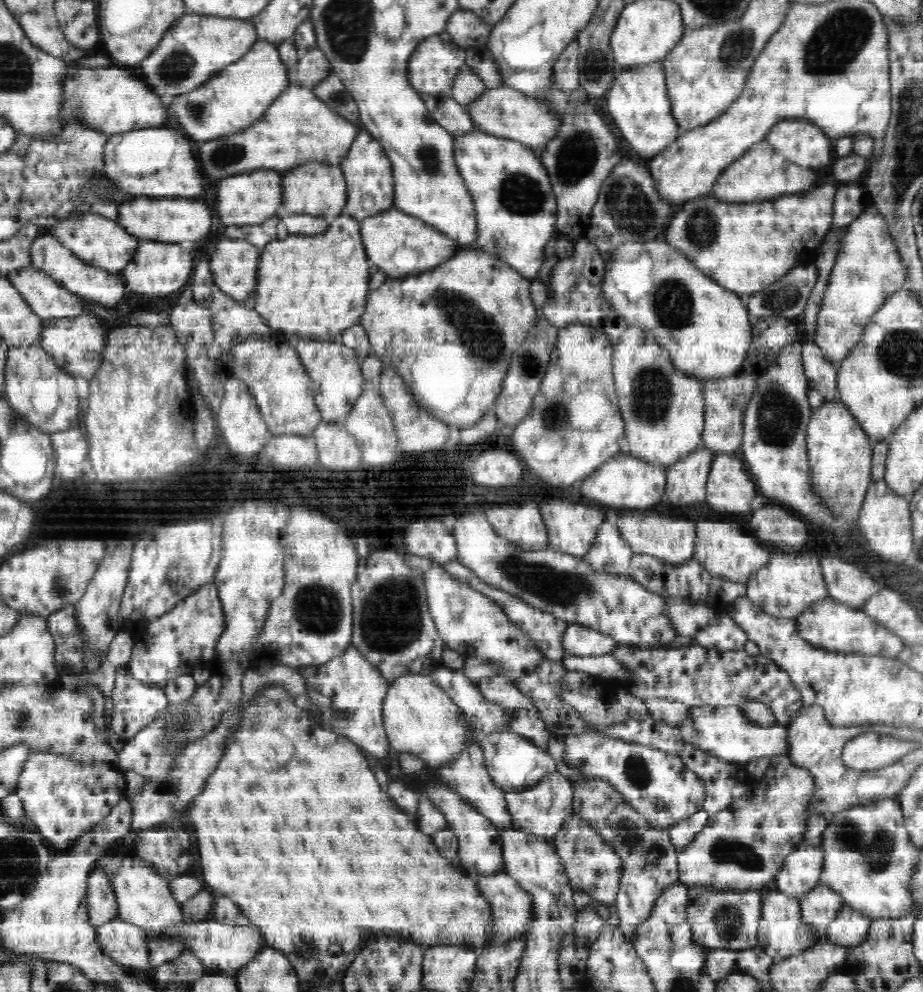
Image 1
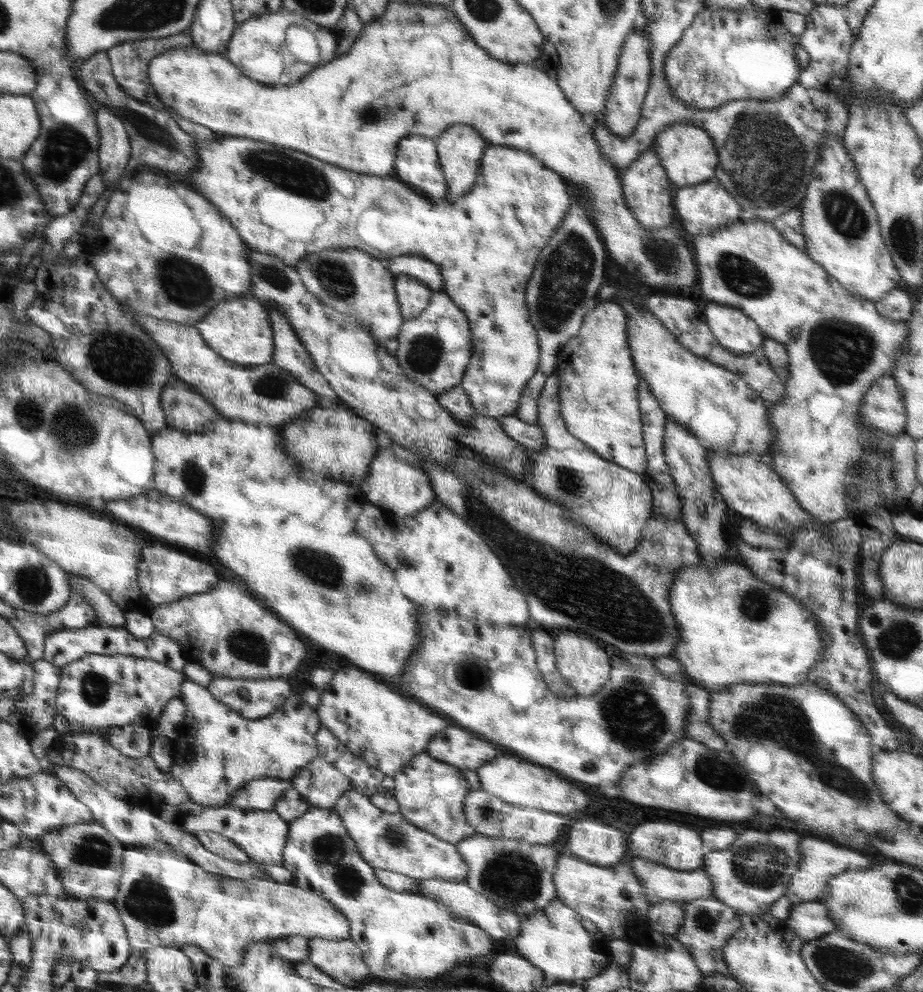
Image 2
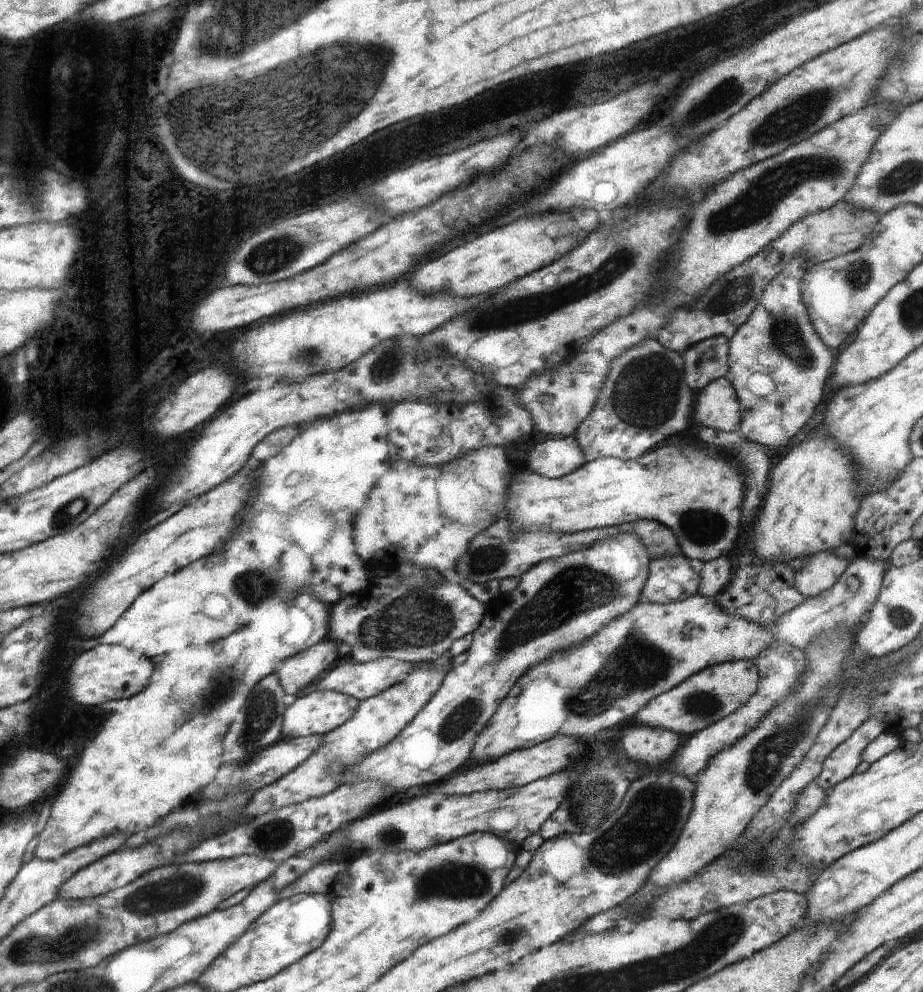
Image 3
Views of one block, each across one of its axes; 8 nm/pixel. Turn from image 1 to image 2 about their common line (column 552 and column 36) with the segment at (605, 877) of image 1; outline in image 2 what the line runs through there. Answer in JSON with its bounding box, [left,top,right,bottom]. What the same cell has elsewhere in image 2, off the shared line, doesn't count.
[32,822,126,902]

